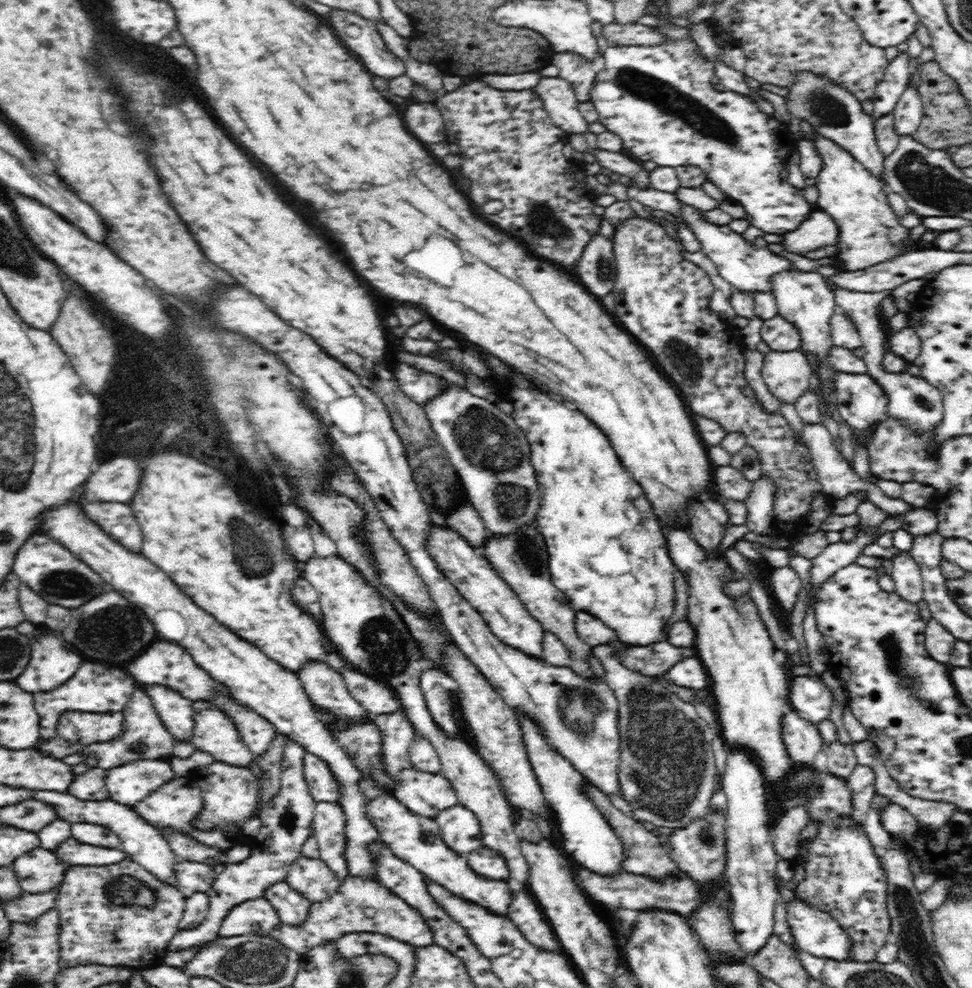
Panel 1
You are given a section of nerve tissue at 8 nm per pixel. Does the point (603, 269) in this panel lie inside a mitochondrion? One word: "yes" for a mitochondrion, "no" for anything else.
yes

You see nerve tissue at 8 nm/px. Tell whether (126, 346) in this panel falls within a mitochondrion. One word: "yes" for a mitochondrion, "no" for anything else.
no

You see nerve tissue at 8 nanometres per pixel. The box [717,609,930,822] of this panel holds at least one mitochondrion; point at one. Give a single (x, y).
(896, 661)

